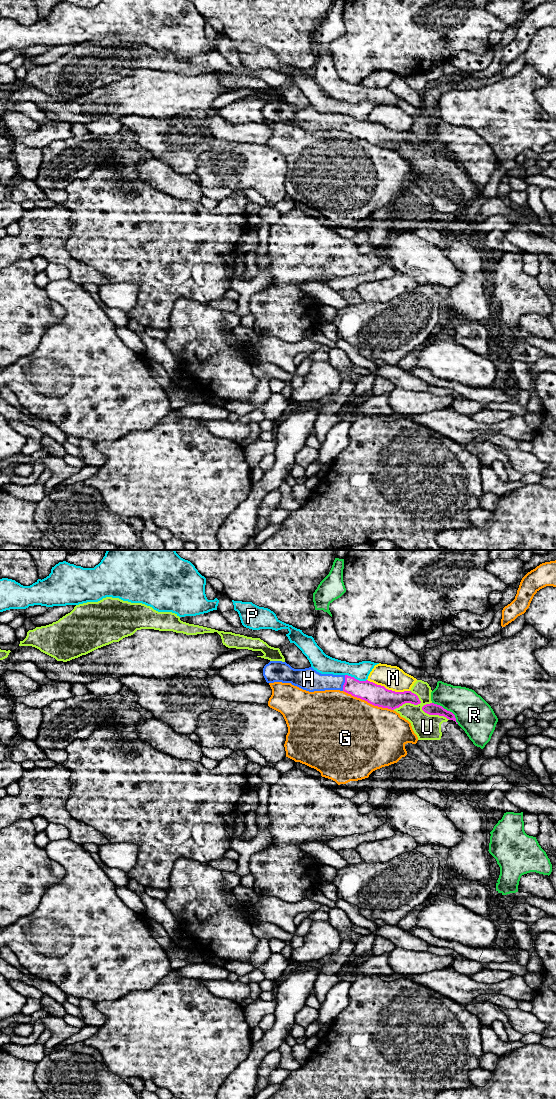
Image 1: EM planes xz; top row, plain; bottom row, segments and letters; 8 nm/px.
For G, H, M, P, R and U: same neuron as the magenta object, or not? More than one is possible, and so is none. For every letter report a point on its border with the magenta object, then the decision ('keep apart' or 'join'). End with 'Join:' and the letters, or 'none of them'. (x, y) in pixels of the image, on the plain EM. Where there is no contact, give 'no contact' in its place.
G: xz (368, 142) | keep apart
H: xz (344, 123) | join
M: xz (387, 129) | keep apart
P: xz (356, 119) | keep apart
R: xz (446, 150) | keep apart
U: xz (407, 142) | keep apart
Join: H

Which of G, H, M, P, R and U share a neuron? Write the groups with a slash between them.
G / H / M / P / R / U

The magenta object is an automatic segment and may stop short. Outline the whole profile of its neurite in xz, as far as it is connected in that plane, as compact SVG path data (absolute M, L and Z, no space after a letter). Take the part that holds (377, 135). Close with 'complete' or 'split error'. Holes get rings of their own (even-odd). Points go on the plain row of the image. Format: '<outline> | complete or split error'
M270 101L263 108L267 123L291 123L303 130L325 131L340 130L368 143L394 150L405 143L418 145L418 136L411 131L395 132L368 120L359 121L348 115L321 114L312 107L294 109L286 102Z | split error

